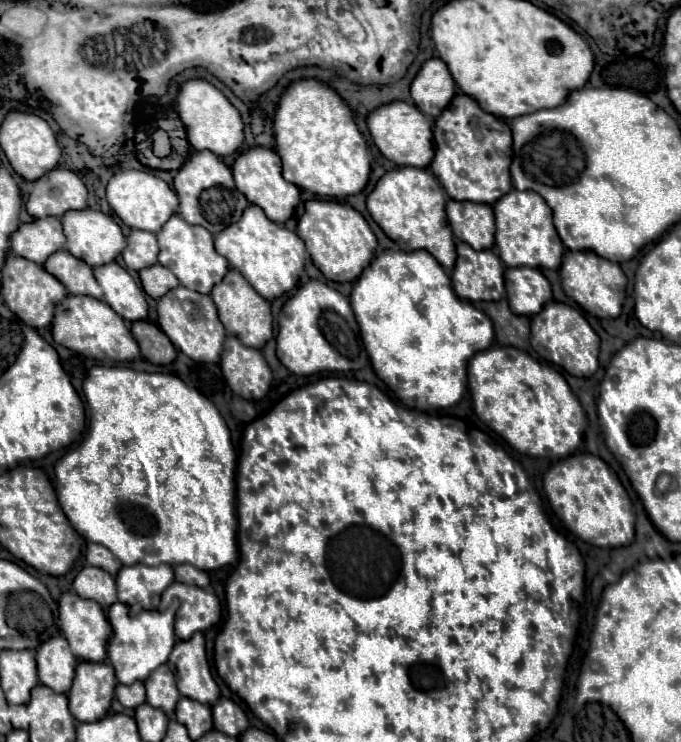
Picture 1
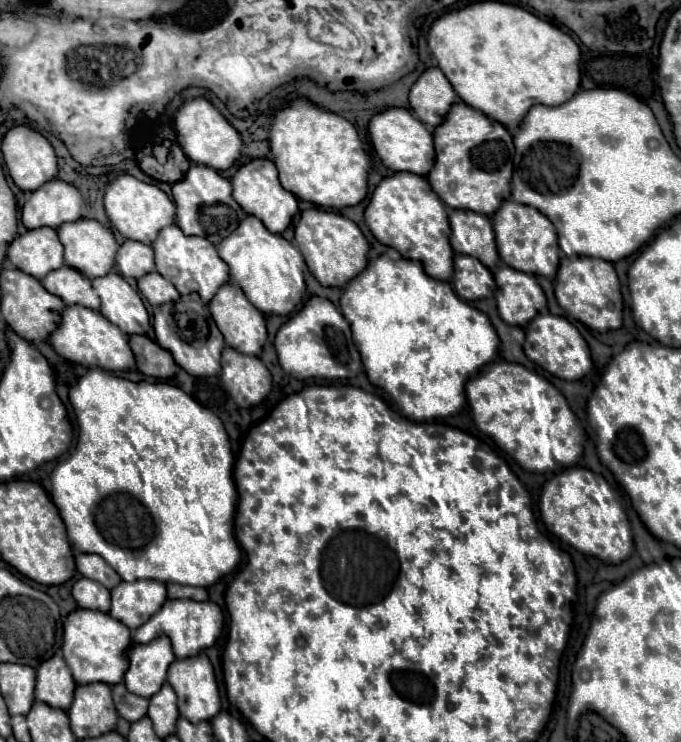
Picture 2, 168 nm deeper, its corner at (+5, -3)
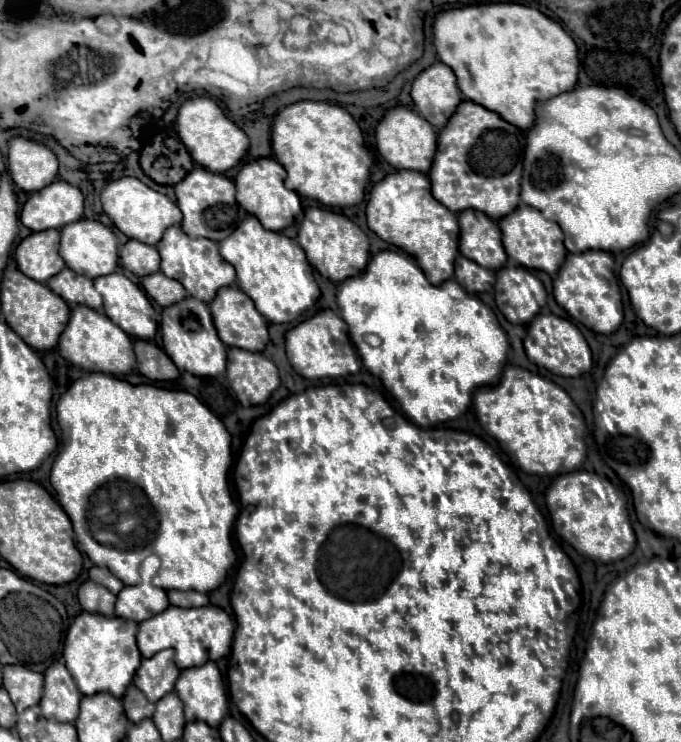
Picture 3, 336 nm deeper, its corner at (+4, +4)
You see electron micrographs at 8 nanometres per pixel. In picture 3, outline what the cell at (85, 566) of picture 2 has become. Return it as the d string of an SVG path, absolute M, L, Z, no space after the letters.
M93 566L93 568L89 570L89 578L91 578L93 582L105 586L105 588L111 590L113 594L119 594L121 588L125 586L125 584L123 584L119 578L115 578L107 568L97 568L97 566Z

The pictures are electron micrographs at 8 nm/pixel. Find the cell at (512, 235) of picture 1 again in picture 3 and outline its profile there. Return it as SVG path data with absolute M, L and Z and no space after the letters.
M521 204L515 212L499 220L499 228L503 234L503 246L507 256L529 270L543 270L549 276L553 276L567 256L567 250L563 246L563 232L557 226L557 222L543 218L541 212L533 210L531 206Z

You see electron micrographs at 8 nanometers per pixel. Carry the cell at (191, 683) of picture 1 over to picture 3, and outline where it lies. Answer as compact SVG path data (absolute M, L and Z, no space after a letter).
M215 662L181 670L175 692L185 704L187 722L219 726L228 711L228 696Z

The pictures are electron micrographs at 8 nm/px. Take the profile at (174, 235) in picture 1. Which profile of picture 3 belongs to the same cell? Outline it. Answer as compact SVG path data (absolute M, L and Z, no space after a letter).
M171 226L167 228L161 242L157 244L157 250L161 254L161 272L167 278L179 280L193 298L201 298L203 302L209 304L213 300L213 294L217 294L219 288L235 284L235 270L233 266L229 266L229 262L225 262L219 256L217 242L213 240L207 240L207 238L191 240L179 226Z

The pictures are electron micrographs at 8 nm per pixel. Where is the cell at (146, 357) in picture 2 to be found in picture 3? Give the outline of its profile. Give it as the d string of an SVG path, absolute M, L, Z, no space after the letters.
M135 340L135 356L139 372L149 380L175 380L179 378L179 370L173 366L171 358L157 348L153 342Z

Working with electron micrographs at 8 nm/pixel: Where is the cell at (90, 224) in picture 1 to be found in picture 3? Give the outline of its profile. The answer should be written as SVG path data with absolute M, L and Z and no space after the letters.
M77 220L65 228L61 228L61 246L59 246L59 254L65 260L67 268L71 268L77 274L85 274L87 278L95 280L99 276L111 274L119 268L119 240L113 234L111 228L103 226L97 220Z

